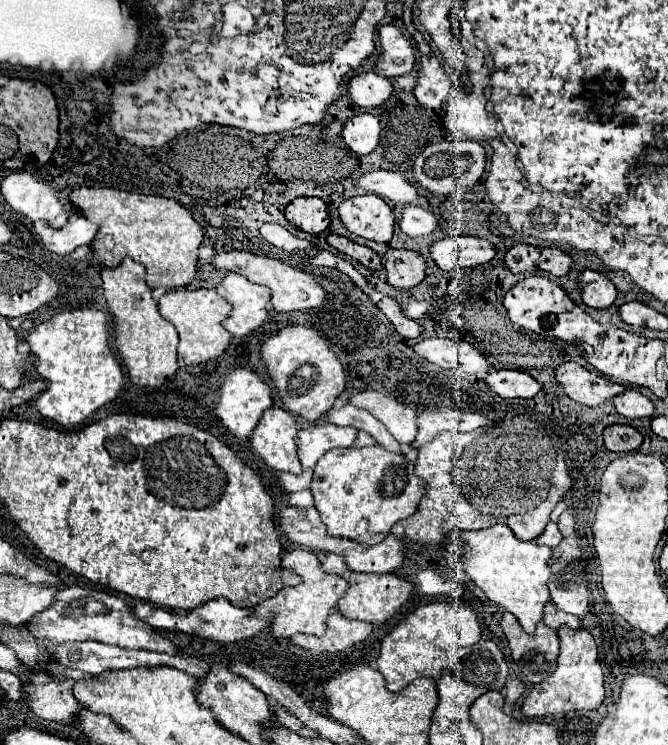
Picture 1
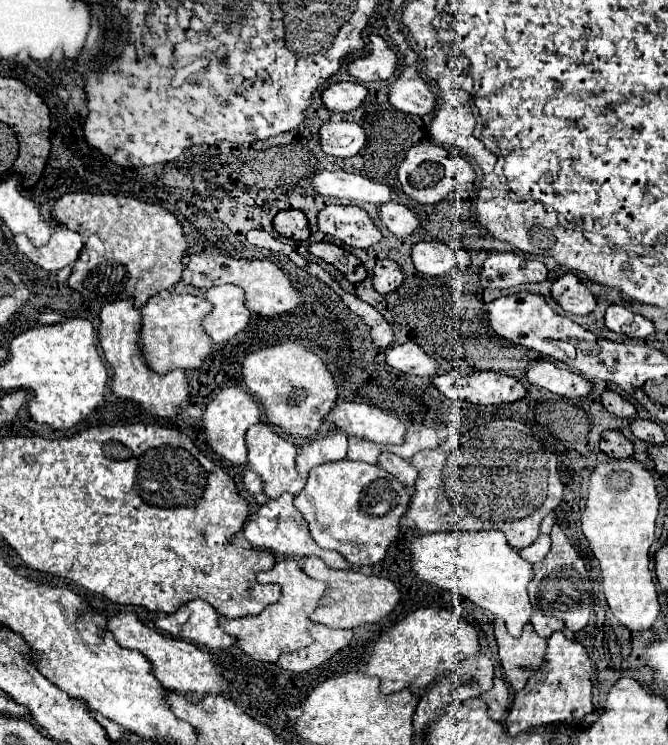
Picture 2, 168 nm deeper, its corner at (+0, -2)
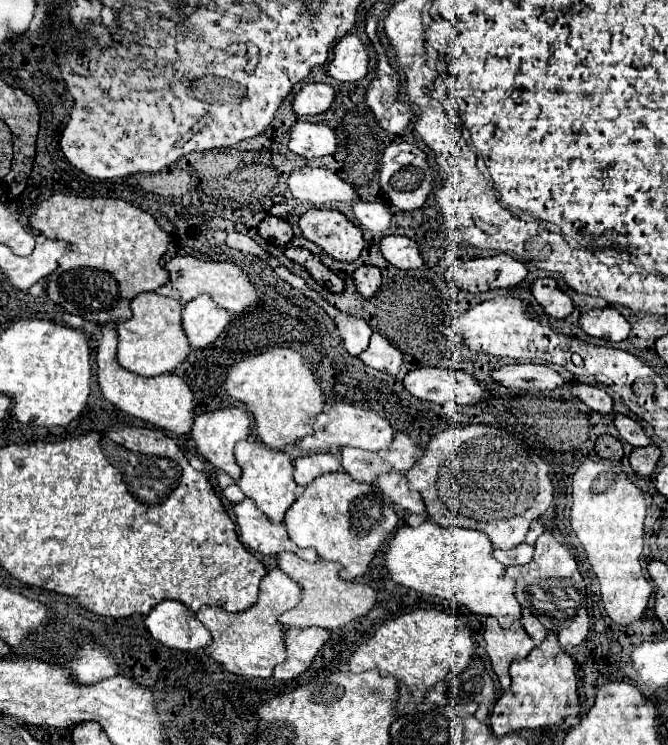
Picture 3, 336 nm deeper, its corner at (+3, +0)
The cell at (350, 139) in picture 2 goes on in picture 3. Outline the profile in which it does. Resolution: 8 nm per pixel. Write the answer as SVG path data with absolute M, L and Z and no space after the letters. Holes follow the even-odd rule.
M297 121L289 129L287 149L305 159L331 155L335 153L335 147L337 147L337 137L327 125Z

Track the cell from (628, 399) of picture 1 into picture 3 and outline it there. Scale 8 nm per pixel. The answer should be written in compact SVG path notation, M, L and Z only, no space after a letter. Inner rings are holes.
M575 385L571 387L571 395L579 401L583 401L589 409L601 413L601 415L609 415L613 411L613 401L611 397L599 389L599 387L591 387L591 385Z

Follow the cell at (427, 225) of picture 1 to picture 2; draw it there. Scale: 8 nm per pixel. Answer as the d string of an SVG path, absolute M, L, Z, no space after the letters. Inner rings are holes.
M384 203L380 207L380 217L384 225L396 235L396 237L406 237L412 235L420 227L420 219L416 213L412 213L406 205L398 203Z

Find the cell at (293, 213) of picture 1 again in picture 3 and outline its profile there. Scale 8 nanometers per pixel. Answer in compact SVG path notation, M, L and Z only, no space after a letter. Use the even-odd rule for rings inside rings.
M273 215L265 217L263 223L259 223L257 233L259 233L263 239L267 239L269 243L277 245L277 247L285 247L285 245L291 241L291 237L293 237L291 225L289 225L285 219L273 217Z

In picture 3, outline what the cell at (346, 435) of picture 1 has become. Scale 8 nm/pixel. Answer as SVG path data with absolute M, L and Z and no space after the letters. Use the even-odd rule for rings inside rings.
M309 453L295 461L295 483L309 485L317 475L333 473L339 467L339 459L333 453Z

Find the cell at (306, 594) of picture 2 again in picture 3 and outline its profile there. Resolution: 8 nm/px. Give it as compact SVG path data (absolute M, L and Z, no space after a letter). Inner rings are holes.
M279 569L269 571L261 579L261 591L259 599L251 609L241 613L227 613L221 607L207 607L199 609L195 617L209 629L211 643L205 647L207 655L221 665L223 671L229 671L241 679L265 679L271 675L273 667L285 661L285 643L283 643L283 631L281 623L277 623L277 617L295 607L301 599L301 587L291 581L285 573Z

